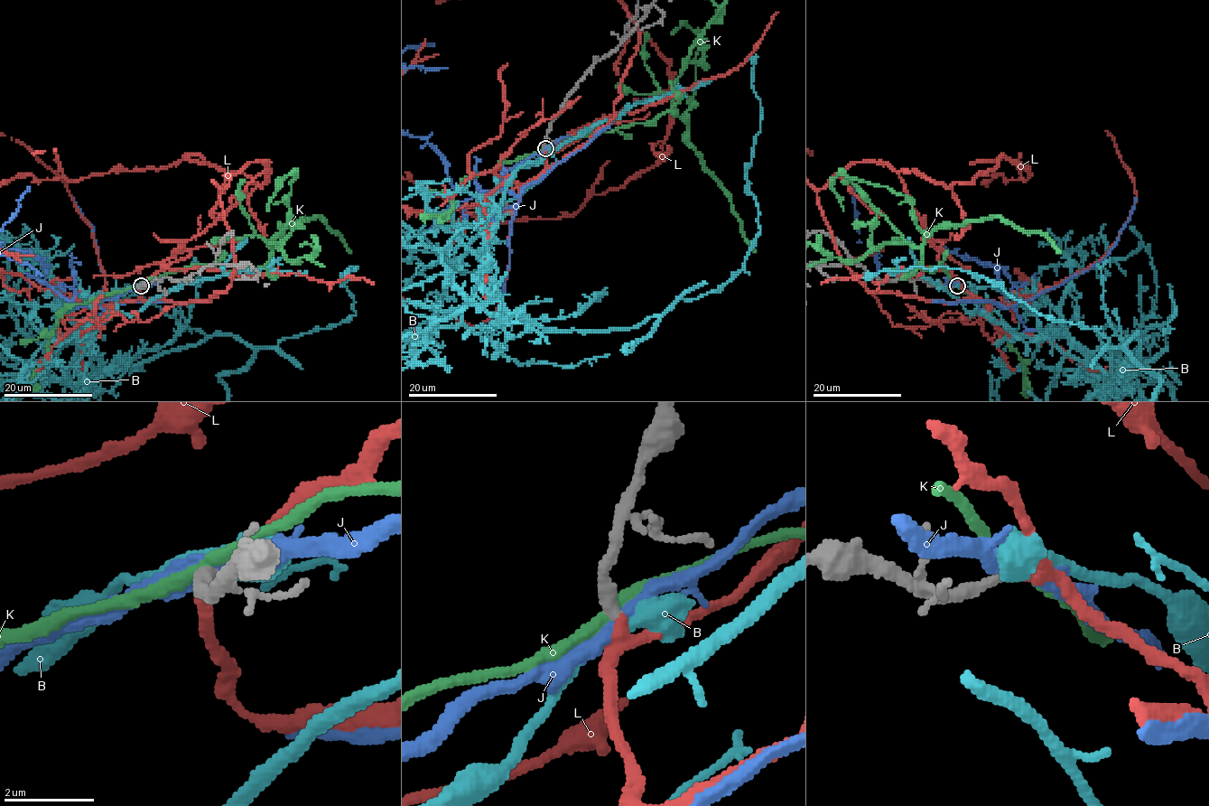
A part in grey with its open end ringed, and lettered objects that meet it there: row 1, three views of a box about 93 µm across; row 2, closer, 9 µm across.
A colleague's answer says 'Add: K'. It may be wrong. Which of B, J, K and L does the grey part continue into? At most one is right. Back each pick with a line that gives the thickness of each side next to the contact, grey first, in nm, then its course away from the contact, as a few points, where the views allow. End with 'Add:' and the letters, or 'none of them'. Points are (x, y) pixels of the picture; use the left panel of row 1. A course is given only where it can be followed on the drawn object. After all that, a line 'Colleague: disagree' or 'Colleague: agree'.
L: calibres 280 and 280 nm
Add: L
Colleague: disagree

